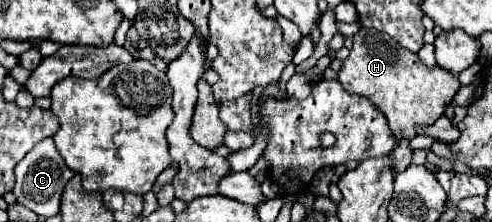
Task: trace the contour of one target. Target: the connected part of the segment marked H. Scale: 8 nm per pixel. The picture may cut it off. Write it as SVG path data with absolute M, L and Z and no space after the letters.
M361 27L361 31L353 37L353 49L343 61L339 83L345 87L345 91L367 97L385 115L395 141L411 141L417 125L435 123L461 87L453 73L441 67L429 69L419 61L417 55L395 43L395 39L389 35L365 27Z

